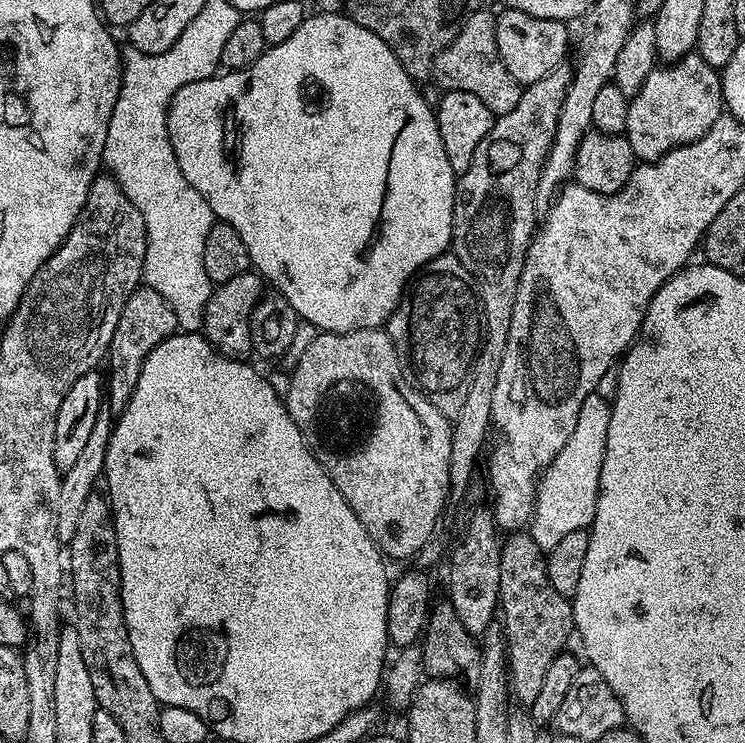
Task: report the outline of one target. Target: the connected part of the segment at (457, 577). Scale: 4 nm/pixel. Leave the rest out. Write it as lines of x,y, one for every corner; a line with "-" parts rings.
487,507
480,508
468,520
464,533
460,536
460,545
451,549
447,557
448,564
448,596
447,603
454,606
458,618
462,618
462,626
470,630
470,634
480,638
485,635
498,616
500,603
500,546
502,533
496,527
496,518

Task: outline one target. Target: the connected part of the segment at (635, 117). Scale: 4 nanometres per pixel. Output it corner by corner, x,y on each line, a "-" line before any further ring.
693,50
680,60
653,68
650,78
642,82
642,90
628,101
623,135
627,136
637,161
655,162
670,150
702,138
724,111
721,73

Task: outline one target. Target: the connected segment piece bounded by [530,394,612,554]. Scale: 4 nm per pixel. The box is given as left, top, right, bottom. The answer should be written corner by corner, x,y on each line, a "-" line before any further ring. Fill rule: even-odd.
595,394
588,396
578,410
578,422
574,422
574,434
570,434
570,442
562,446
559,454
537,479
530,534
546,554
554,550
554,546
558,546
558,542
561,538
566,538
566,534
592,527
598,506
602,458
606,450
606,430
610,430
611,413
609,401

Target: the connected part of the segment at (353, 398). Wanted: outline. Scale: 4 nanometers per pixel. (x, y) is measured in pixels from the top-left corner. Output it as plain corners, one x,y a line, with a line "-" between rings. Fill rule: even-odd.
383,327
363,328
362,330
354,330
353,332
320,332
314,340
310,342
310,346
306,347
305,352
302,353
295,361
295,364
296,369
292,372
292,381
288,384
288,396
286,392
286,403
288,405
290,418
294,418
294,422
298,426
298,430
304,435
305,444
308,445
309,450
311,450
318,458
318,462
326,470
326,474
330,474
330,478
334,482
334,486
338,486
338,494
342,494
342,498
346,498
348,508
350,510
354,510
354,514
358,518
358,522
362,522
362,526
366,526
366,530
370,534
370,538
374,541
374,543
376,543
376,547
380,549
381,553
388,558
393,556
396,560
404,560
407,556
415,557
422,550
422,546
426,546
426,542
437,535
436,527
440,524
440,515
443,514
444,507
446,507
447,504
450,504
450,493
448,491
448,487
450,486
450,438
452,437
452,424
450,423
449,417
442,415
442,413
439,412
423,394
412,387
412,383
410,383
410,381
408,381
404,376
404,371
400,365
400,359
394,350
394,342
388,337
388,333

